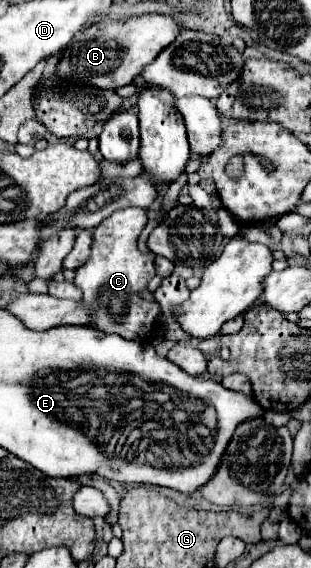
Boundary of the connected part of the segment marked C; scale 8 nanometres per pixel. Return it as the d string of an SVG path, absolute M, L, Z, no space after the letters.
M122 208L122 210L114 212L110 218L106 218L98 228L94 228L94 252L92 252L90 260L84 266L80 266L74 276L74 284L84 294L84 298L82 298L84 306L88 310L92 310L90 312L90 328L102 330L106 334L118 334L124 340L138 342L138 344L146 344L154 338L152 328L160 316L160 304L156 300L144 300L140 296L140 292L146 290L148 282L156 276L154 254L152 252L144 254L138 250L138 236L144 230L146 222L148 222L148 216L146 216L144 208Z

